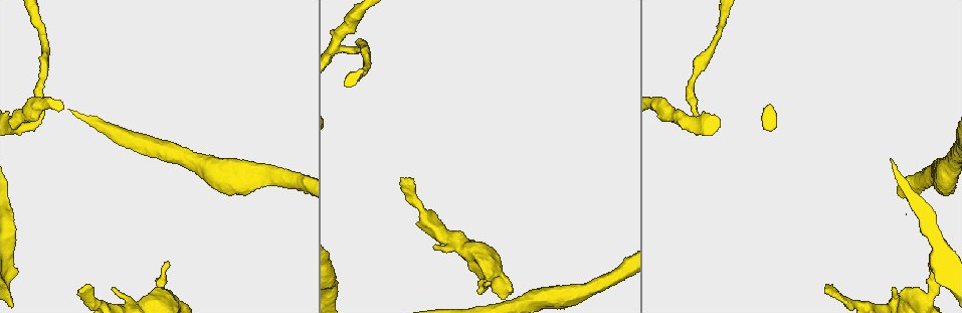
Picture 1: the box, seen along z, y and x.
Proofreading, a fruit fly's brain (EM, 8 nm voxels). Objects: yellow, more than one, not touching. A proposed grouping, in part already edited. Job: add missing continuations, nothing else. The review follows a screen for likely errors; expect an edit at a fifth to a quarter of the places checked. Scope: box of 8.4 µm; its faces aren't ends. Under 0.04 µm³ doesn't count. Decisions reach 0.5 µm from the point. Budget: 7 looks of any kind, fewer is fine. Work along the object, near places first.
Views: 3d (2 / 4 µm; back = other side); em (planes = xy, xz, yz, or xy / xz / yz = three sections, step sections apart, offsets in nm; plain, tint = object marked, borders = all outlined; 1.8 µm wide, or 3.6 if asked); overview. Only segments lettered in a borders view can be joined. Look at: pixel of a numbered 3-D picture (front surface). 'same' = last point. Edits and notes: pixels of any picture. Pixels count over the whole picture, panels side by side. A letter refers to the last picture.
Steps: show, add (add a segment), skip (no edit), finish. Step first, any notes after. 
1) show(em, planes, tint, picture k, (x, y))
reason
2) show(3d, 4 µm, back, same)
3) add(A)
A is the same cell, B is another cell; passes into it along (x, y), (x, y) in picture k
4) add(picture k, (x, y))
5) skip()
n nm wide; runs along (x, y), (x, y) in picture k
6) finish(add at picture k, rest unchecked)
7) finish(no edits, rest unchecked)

show(3d, 2 µm, picture 1, (824, 293))
branch stops here

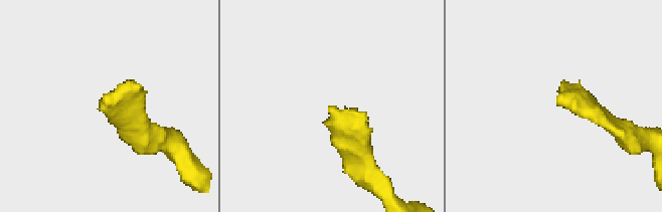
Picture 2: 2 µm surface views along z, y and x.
show(em, planes, plain, picture 2, (556, 100))
shape alone is not enough

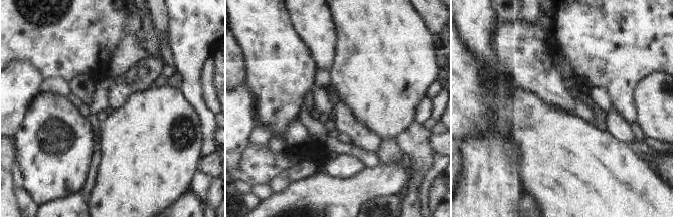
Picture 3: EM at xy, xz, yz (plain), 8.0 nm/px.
show(em, planes, borders, same)

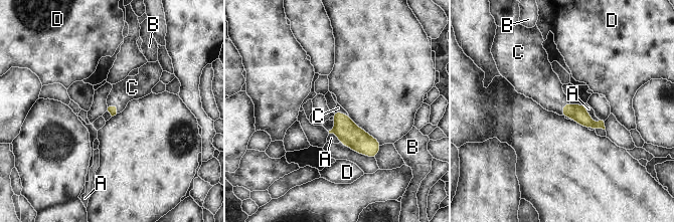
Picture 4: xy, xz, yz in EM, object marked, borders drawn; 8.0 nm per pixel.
add(C)
A touches over 190 nm; C is the same cell, A, B and D are other cells; passes into it along (579, 115), (562, 107), (542, 84) in picture 4; the cell continues

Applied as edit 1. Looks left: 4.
show(3d, 2 µm, picture 1, (168, 261))
an open end

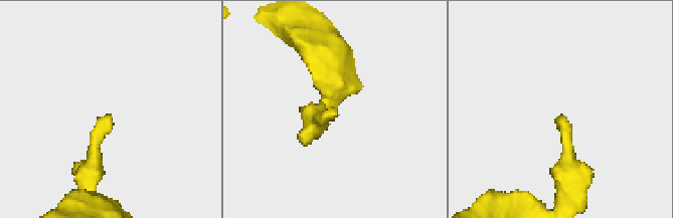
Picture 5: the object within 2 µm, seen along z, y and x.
show(em, yz, step 4, borders, picture 5, (108, 115))
now the EM

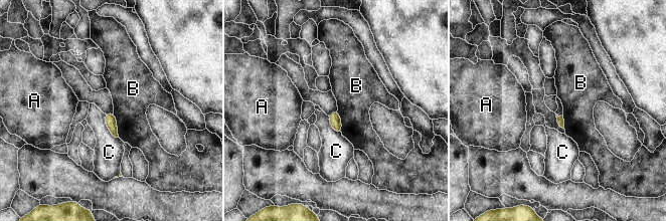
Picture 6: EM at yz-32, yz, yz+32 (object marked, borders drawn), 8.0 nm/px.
show(em, planes, borders, same)

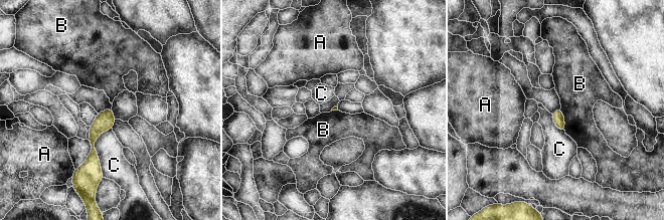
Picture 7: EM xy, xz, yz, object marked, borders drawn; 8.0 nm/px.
skip()
A, B and C are other cells; runs along (110, 111), (94, 133), (98, 168) in picture 7; none of them fits

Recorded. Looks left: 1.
finish(add at picture 4, rest unchecked)

